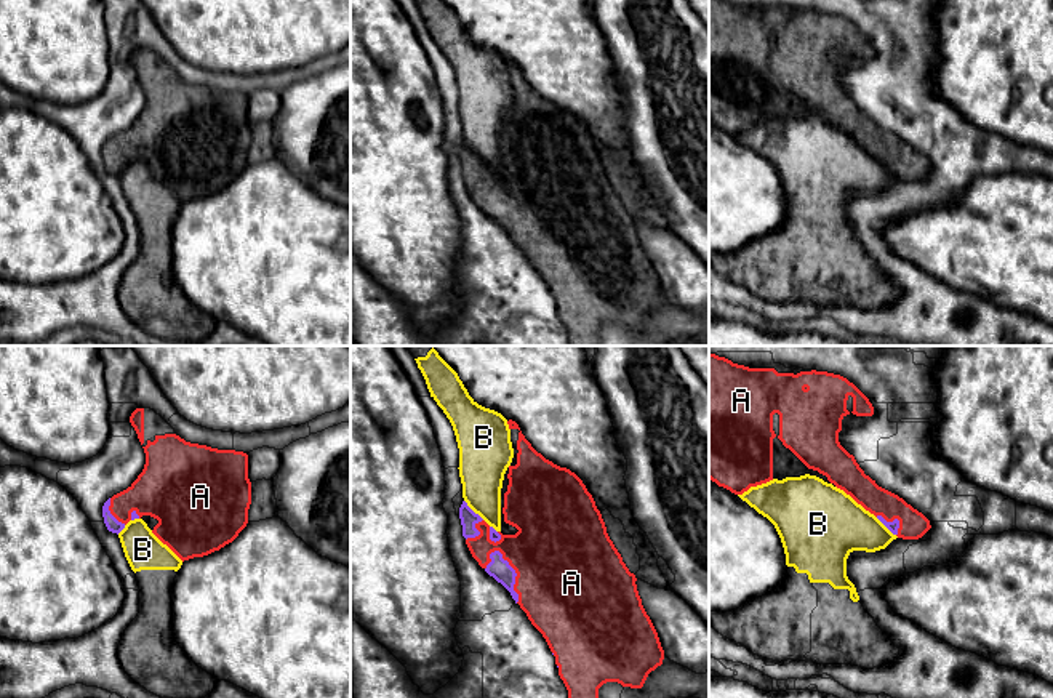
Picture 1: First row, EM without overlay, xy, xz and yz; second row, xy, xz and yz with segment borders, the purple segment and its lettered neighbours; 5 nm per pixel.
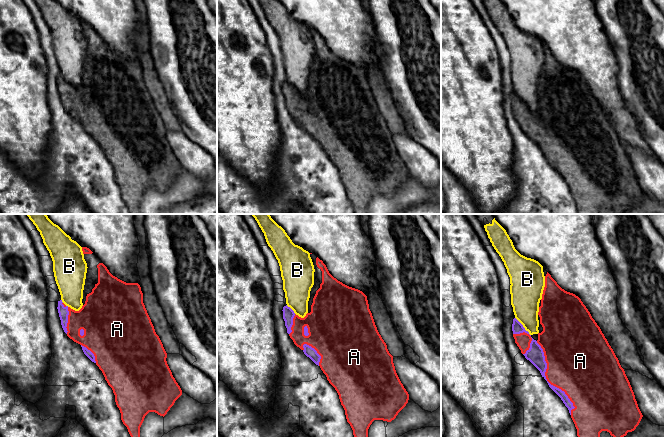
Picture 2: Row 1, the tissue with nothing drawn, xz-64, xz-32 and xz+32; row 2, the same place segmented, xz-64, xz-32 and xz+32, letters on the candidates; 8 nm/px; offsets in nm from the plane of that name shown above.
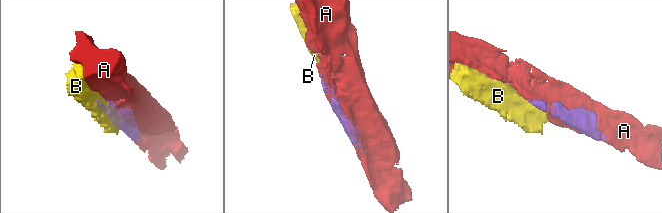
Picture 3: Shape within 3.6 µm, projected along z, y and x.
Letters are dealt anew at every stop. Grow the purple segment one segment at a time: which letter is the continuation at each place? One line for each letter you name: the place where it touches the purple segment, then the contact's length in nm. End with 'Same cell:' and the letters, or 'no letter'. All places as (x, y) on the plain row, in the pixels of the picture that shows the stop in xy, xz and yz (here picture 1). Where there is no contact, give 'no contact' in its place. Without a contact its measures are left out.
A: contact xz (516, 216); length 300 nm
Same cell: A

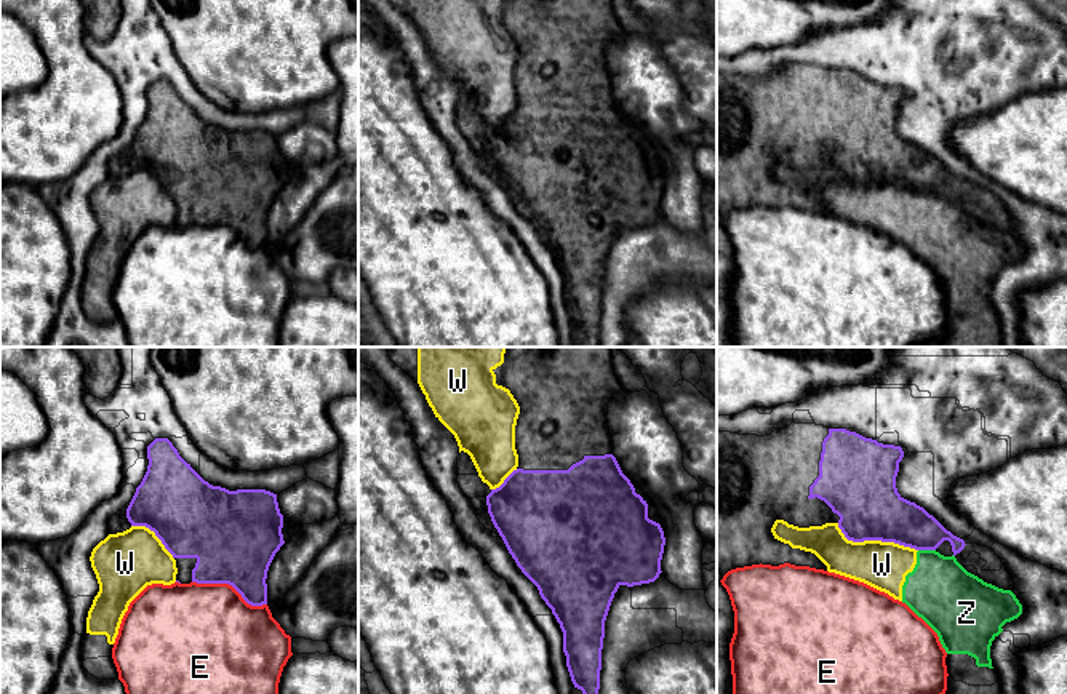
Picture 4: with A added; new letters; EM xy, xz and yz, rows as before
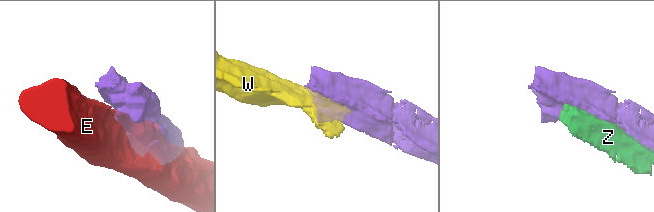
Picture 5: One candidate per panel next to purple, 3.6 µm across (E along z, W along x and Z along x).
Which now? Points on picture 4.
Same cell: no letter

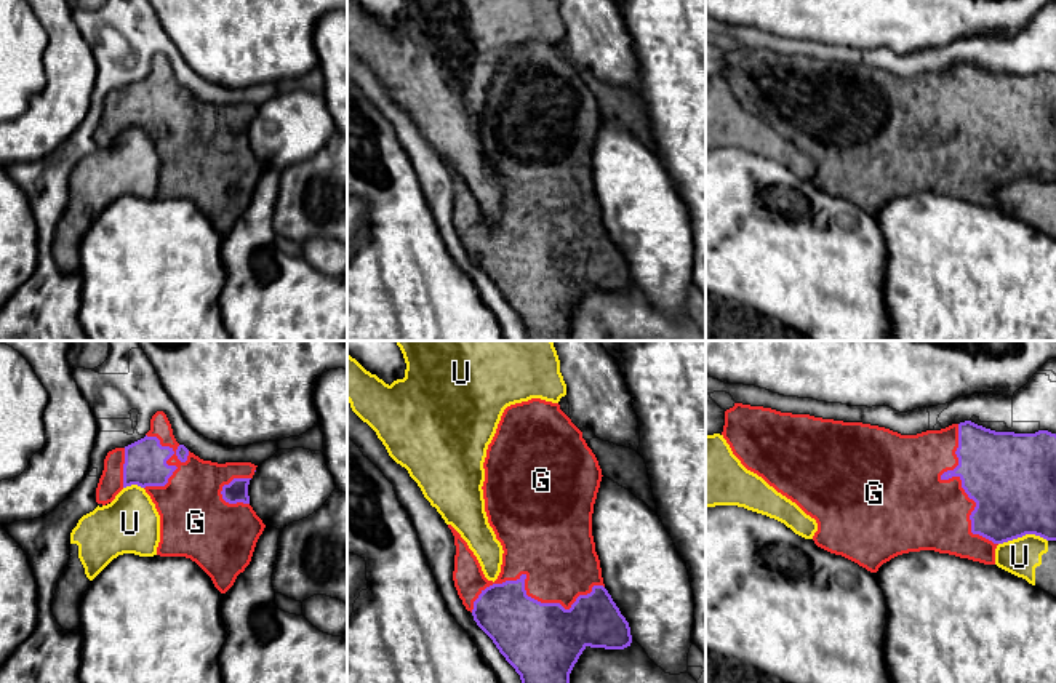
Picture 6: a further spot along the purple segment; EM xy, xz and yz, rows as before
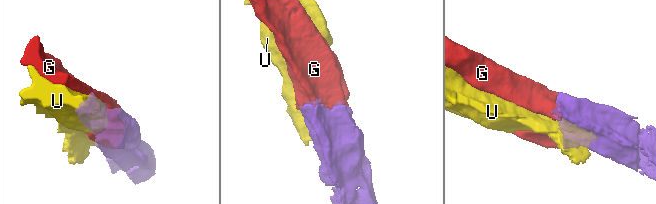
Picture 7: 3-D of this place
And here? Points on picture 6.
G: contact xz (525, 235); length 700 nm
Same cell: G

